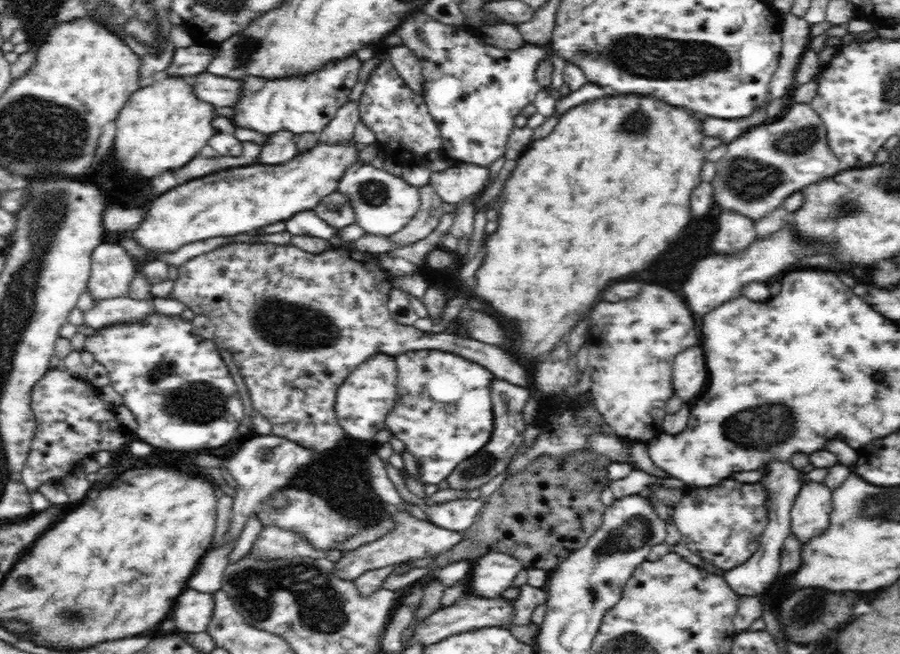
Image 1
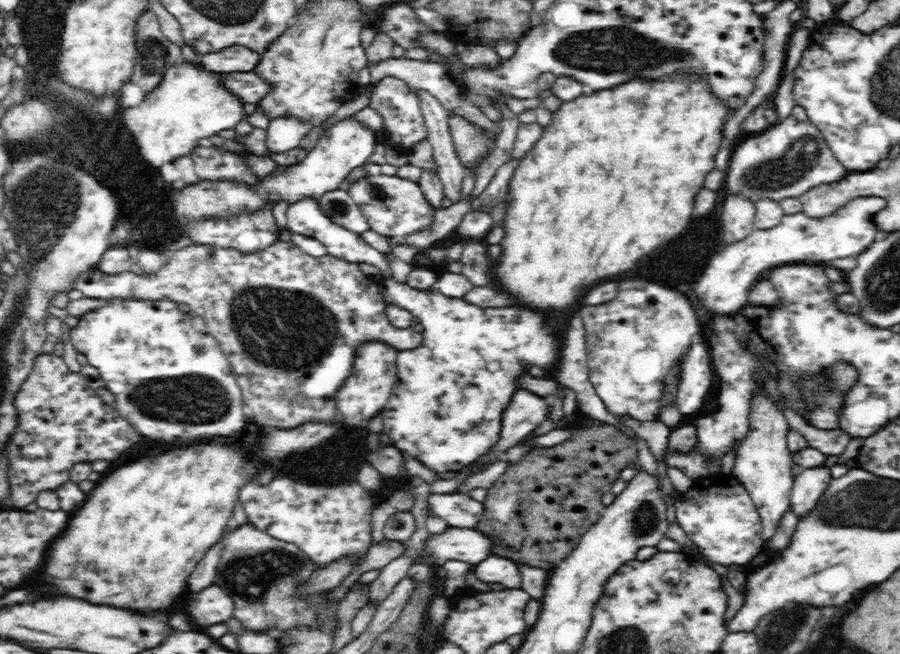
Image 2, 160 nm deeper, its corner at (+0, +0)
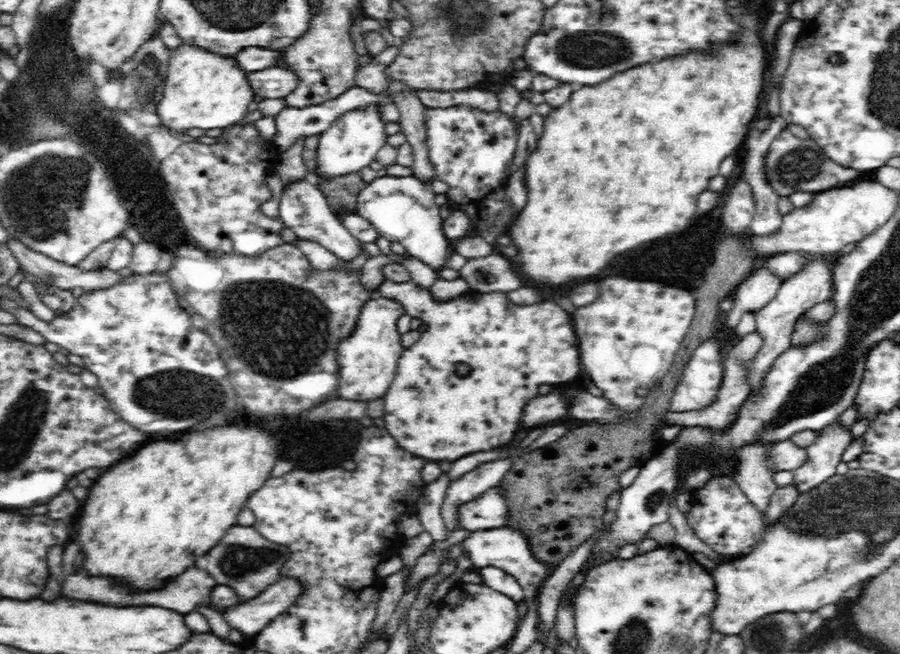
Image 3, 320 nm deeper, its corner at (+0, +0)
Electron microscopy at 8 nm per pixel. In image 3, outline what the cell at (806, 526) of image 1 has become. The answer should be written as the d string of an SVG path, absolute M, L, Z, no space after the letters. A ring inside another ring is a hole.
M838 418L832 425L816 431L814 442L804 448L806 460L793 470L794 483L798 487L799 493L806 493L810 489L816 488L837 473L837 466L842 462L842 454L844 454L844 451L853 440L850 430L851 427L845 426Z

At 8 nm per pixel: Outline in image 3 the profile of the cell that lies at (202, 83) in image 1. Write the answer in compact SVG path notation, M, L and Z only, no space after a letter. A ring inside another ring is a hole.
M280 66L247 72L247 77L255 94L265 99L283 99L295 89L297 81L295 73Z

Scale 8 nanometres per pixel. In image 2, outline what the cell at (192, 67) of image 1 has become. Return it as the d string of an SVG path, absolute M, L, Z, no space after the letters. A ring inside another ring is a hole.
M234 45L217 53L203 54L201 66L216 73L250 72L260 62L262 53Z

